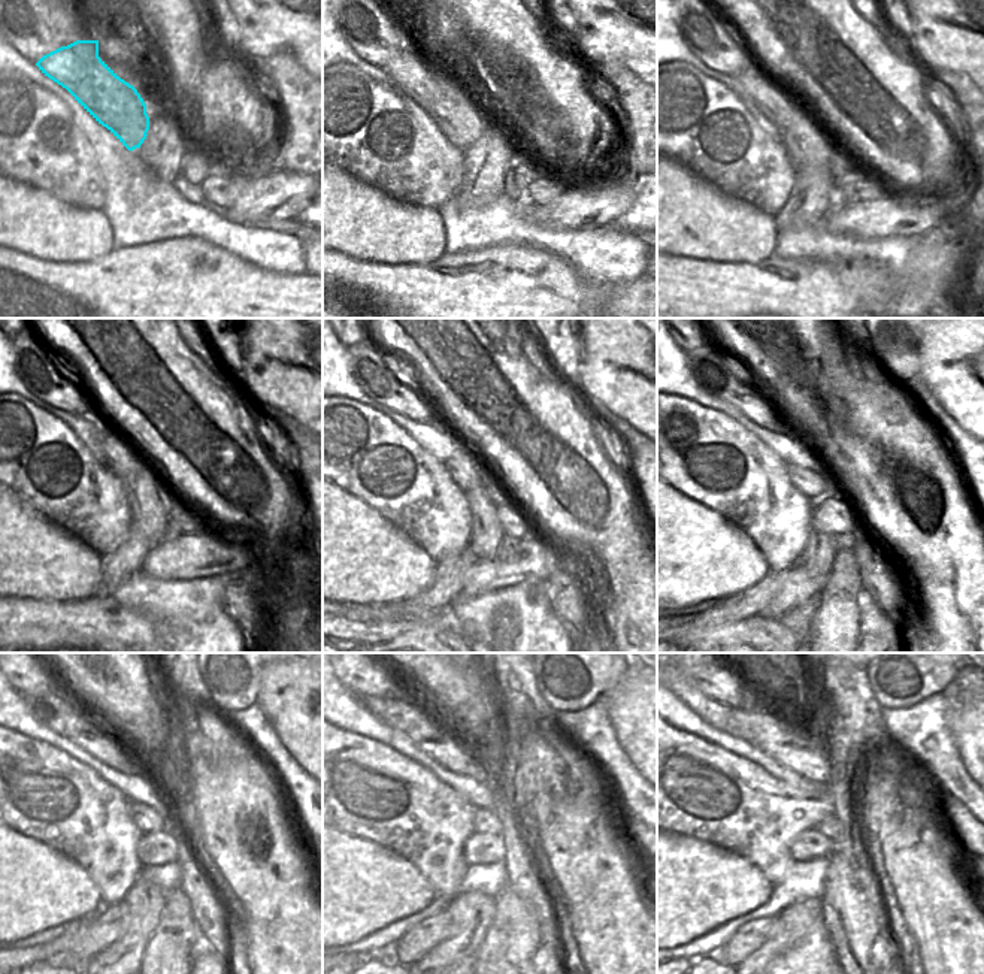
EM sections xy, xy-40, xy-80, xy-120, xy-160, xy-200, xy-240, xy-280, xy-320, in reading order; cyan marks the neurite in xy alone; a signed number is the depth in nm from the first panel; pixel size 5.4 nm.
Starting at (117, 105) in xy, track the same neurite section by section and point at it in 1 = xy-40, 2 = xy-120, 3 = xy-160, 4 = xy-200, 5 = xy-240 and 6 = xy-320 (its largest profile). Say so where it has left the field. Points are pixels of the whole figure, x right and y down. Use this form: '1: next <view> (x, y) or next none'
1: next xy-40 (421, 72)
2: next xy-120 (148, 505)
3: next xy-160 (483, 493)
4: next xy-200 (816, 486)
5: next xy-240 (147, 819)
6: next xy-320 (830, 828)

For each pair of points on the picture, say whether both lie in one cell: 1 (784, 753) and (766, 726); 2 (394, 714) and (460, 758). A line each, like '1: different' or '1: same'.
1: same
2: same

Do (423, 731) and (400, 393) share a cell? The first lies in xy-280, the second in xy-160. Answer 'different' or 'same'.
same

